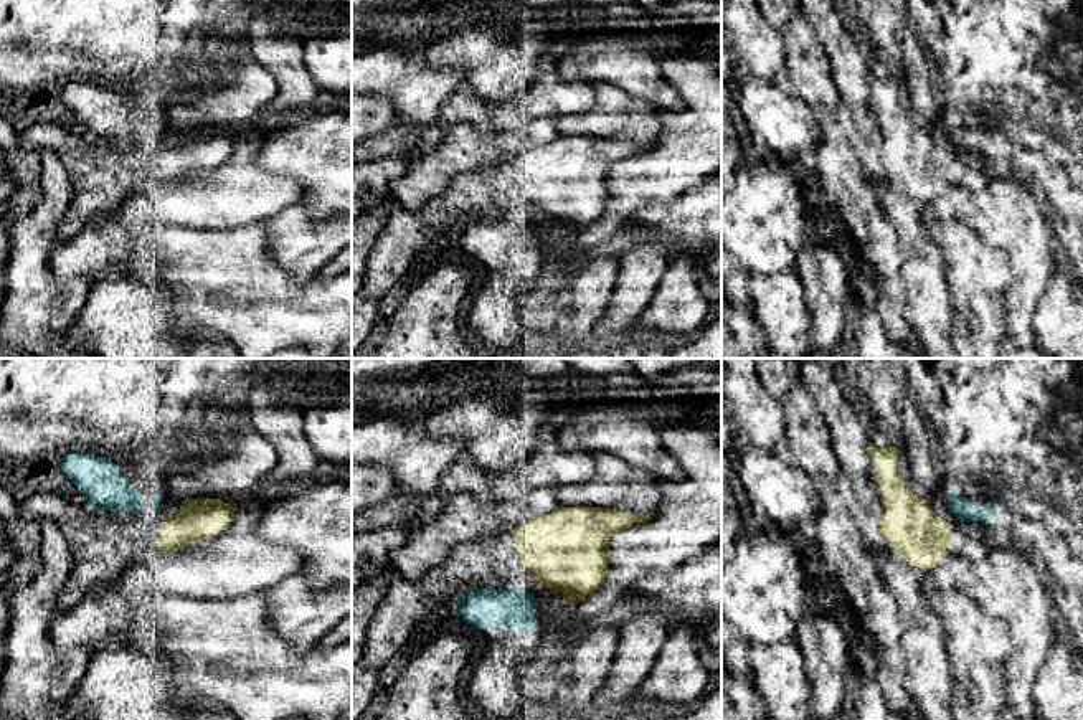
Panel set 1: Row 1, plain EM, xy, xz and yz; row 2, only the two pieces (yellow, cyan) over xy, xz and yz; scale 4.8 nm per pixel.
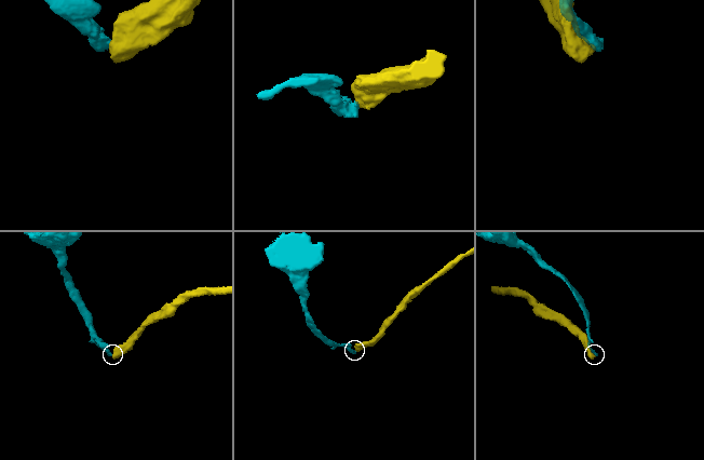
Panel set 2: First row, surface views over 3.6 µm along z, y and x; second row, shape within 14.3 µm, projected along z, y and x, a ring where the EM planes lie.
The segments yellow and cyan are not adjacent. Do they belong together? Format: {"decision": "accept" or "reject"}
{"decision": "reject"}

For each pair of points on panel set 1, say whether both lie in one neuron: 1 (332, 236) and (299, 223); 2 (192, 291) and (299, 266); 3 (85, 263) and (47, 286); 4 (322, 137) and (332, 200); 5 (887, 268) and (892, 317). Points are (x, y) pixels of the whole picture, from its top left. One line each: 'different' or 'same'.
1: same
2: different
3: different
4: same
5: same

